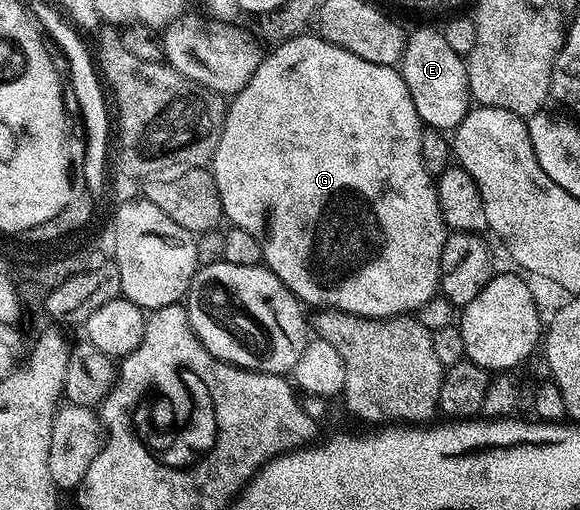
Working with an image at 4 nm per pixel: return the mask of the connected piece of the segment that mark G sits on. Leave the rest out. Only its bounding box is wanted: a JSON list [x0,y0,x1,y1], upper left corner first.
[210,35,450,317]

